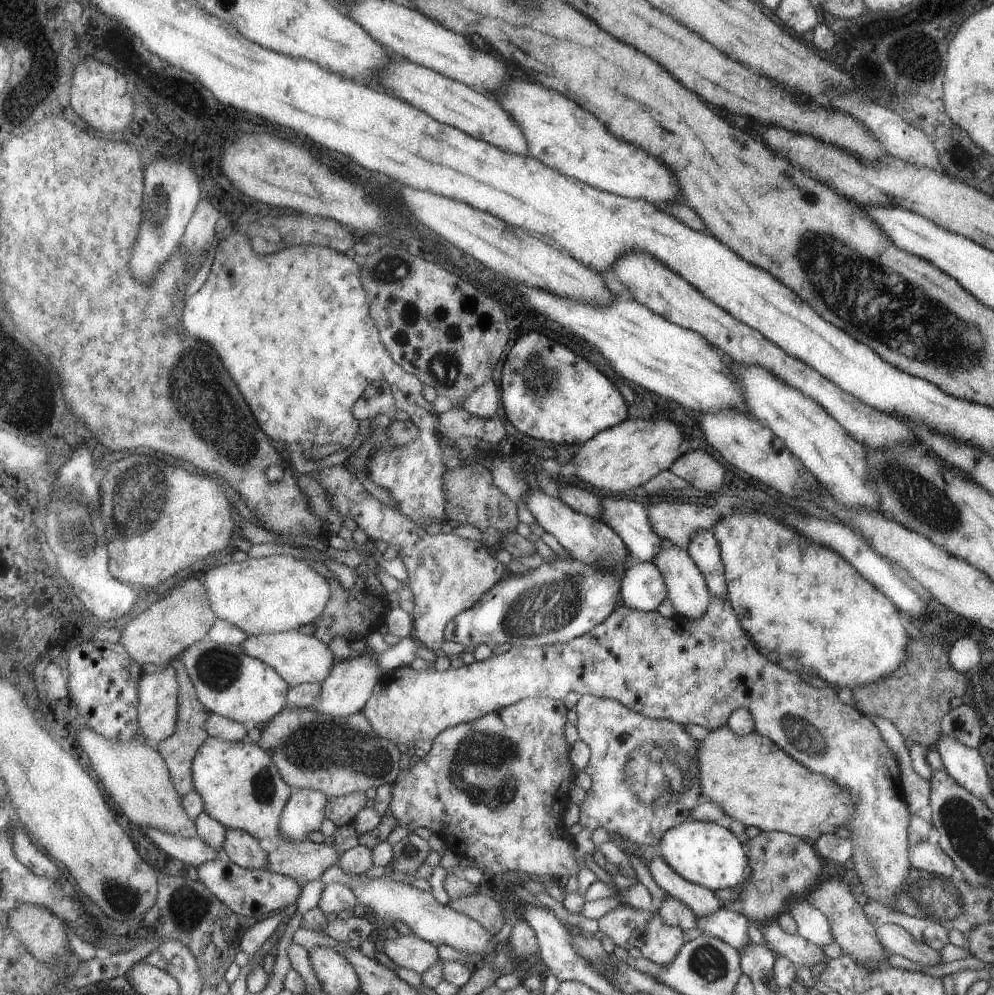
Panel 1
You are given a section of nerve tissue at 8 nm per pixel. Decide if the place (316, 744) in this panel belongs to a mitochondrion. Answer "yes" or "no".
yes

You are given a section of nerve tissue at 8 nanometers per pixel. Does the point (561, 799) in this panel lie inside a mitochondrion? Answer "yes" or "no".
no

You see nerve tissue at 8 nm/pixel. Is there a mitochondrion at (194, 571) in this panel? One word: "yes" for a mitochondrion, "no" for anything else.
no

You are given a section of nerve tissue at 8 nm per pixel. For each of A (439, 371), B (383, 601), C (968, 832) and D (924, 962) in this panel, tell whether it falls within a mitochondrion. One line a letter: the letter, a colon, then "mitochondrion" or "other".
A: mitochondrion
B: other
C: mitochondrion
D: other

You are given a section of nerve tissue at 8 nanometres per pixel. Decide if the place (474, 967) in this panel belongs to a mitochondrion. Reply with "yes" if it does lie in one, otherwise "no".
no

